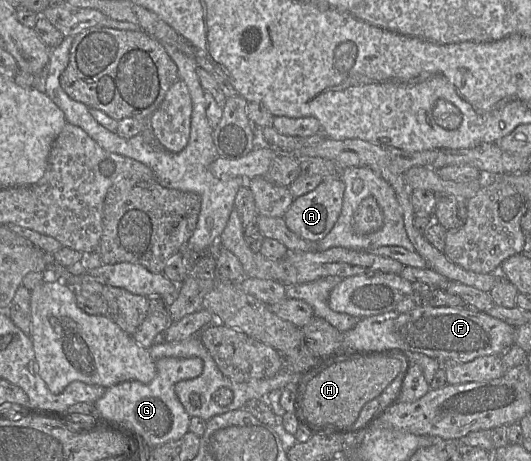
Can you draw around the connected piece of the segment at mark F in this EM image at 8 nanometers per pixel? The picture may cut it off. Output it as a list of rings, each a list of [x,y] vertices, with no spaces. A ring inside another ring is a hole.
[[[421,305],[411,311],[400,313],[397,310],[361,318],[350,330],[343,332],[344,346],[358,349],[382,349],[398,347],[408,352],[422,353],[441,362],[455,360],[467,363],[478,357],[502,355],[515,344],[514,326],[472,308],[430,307]]]

